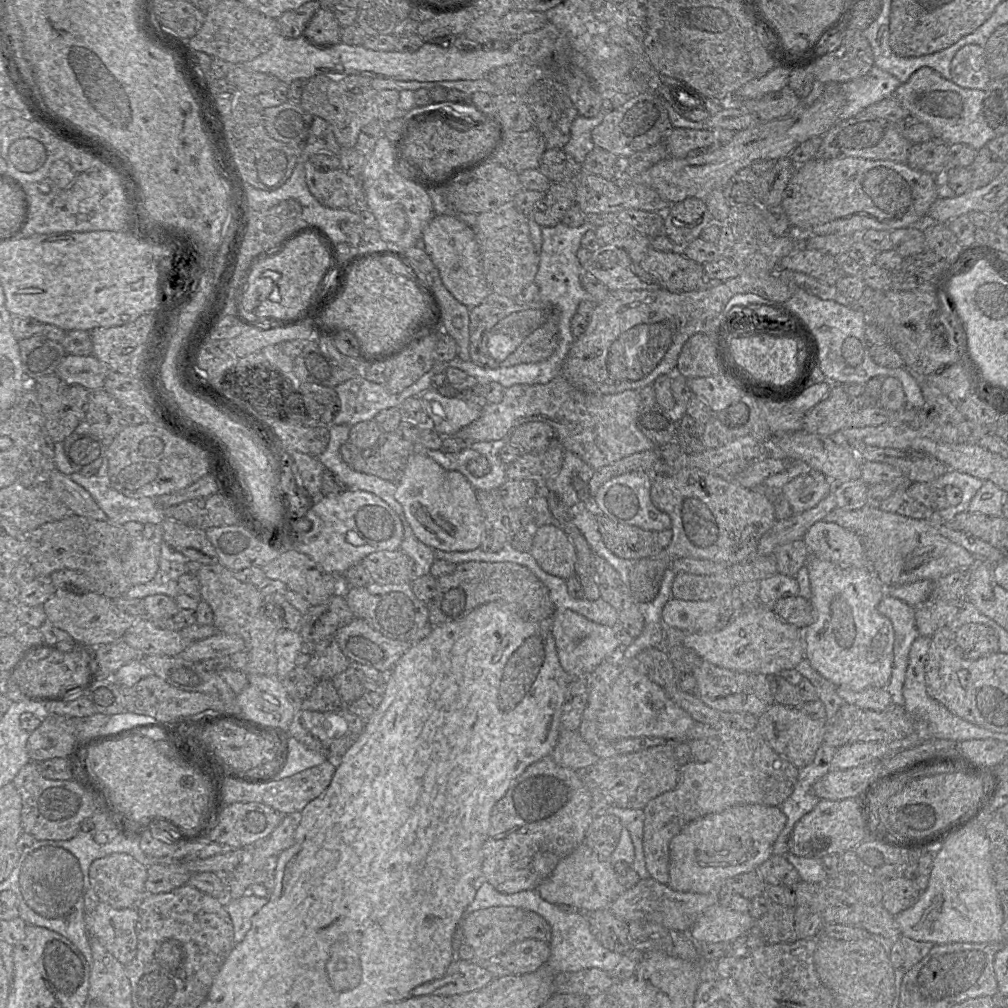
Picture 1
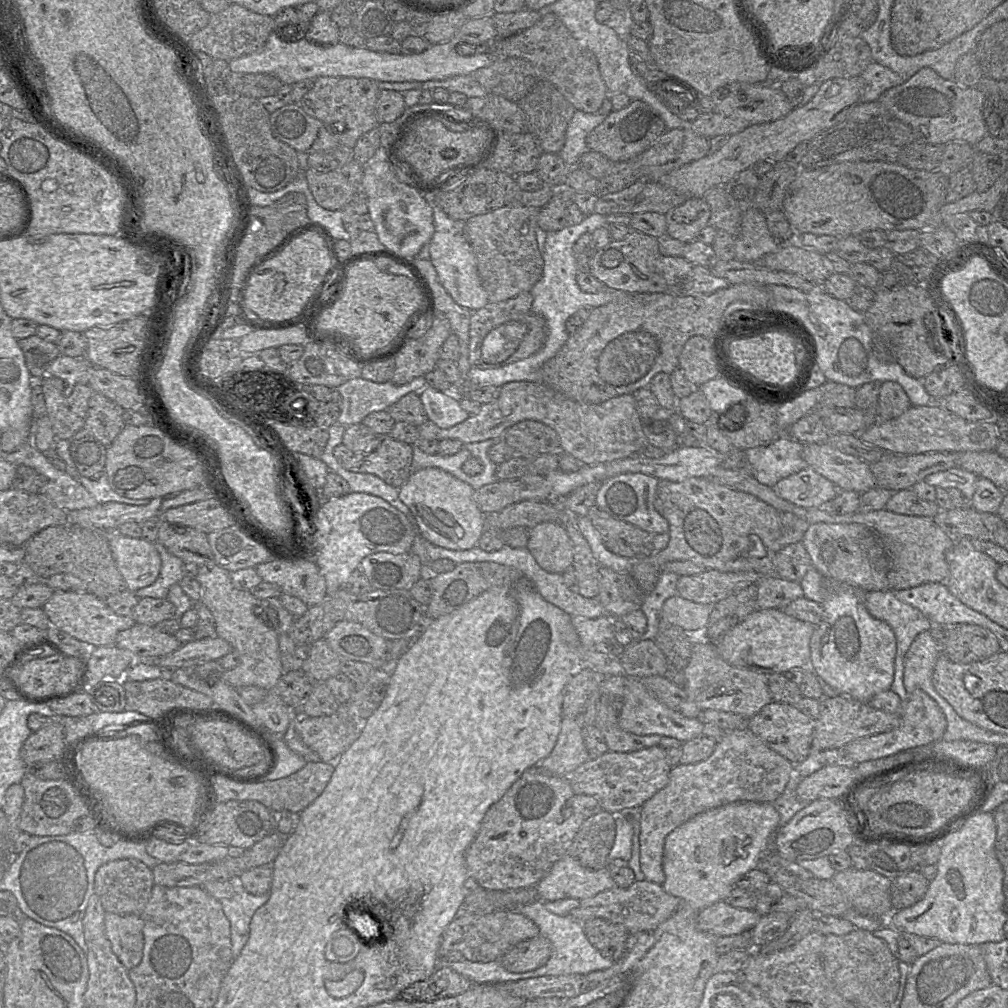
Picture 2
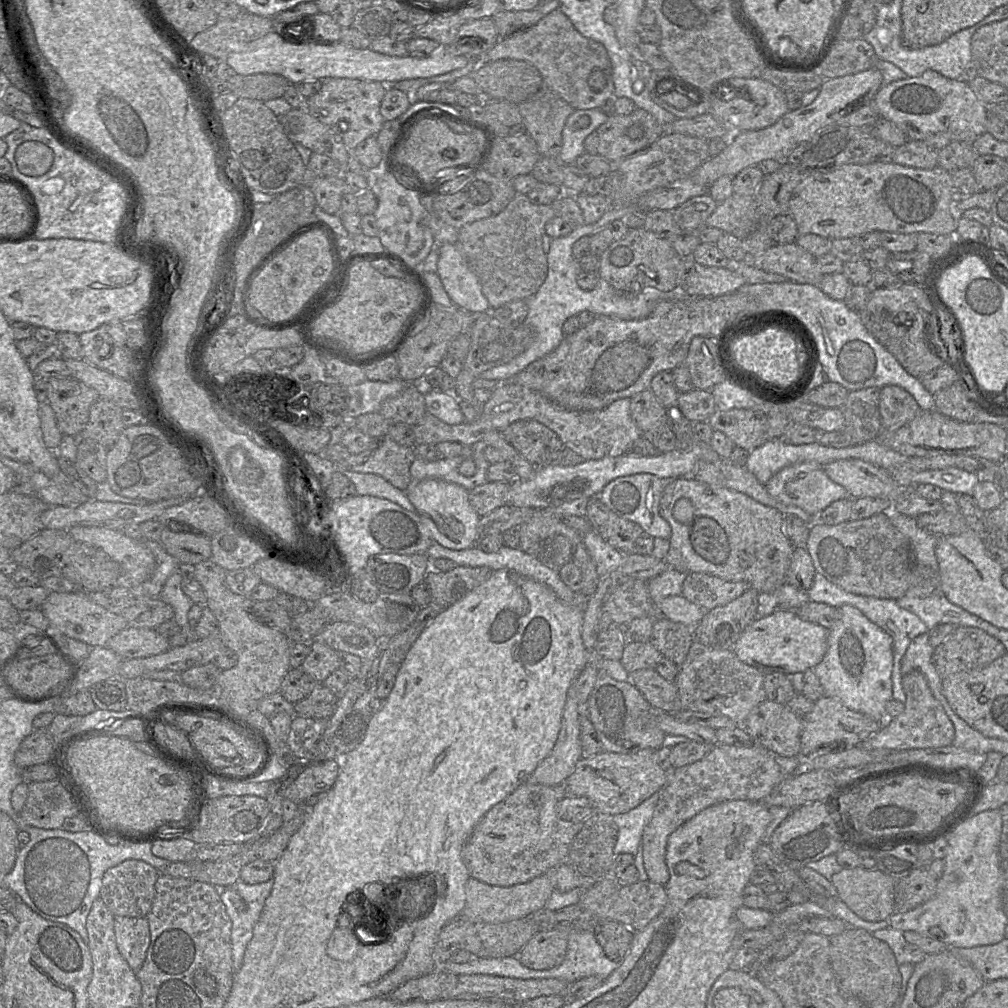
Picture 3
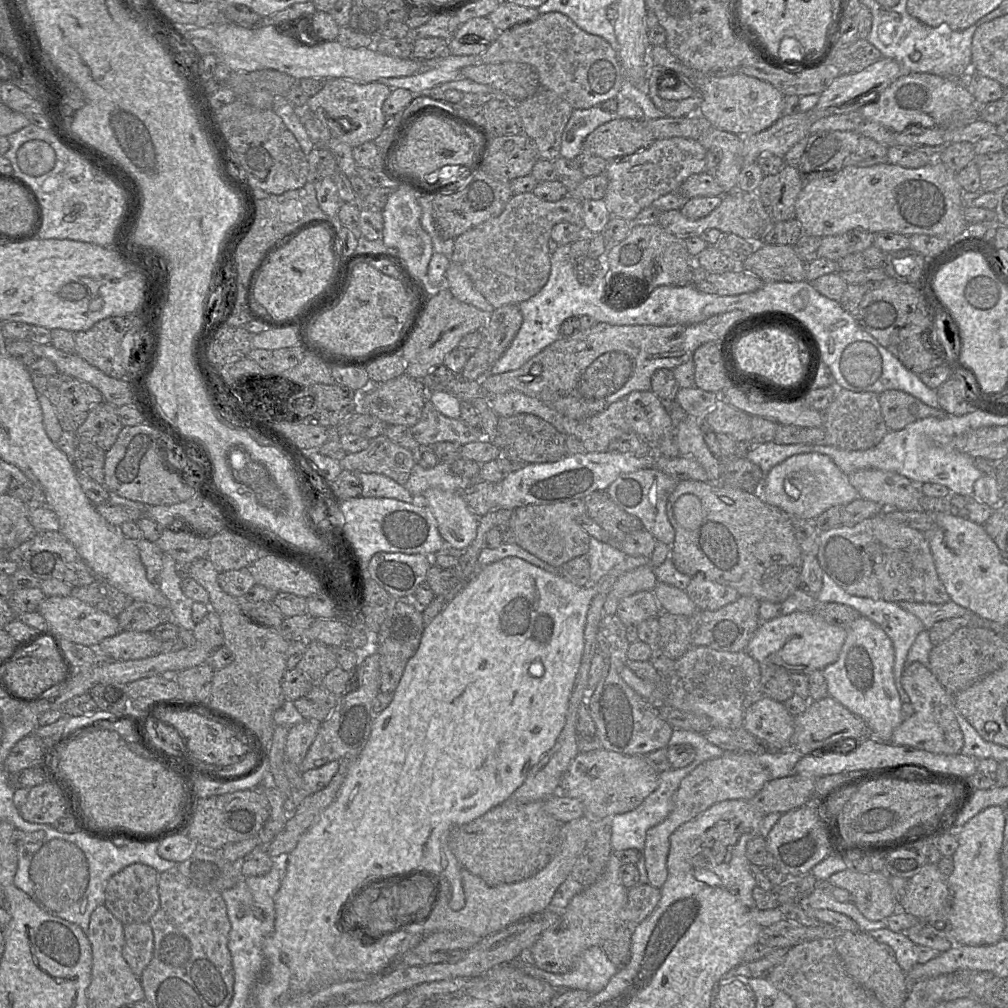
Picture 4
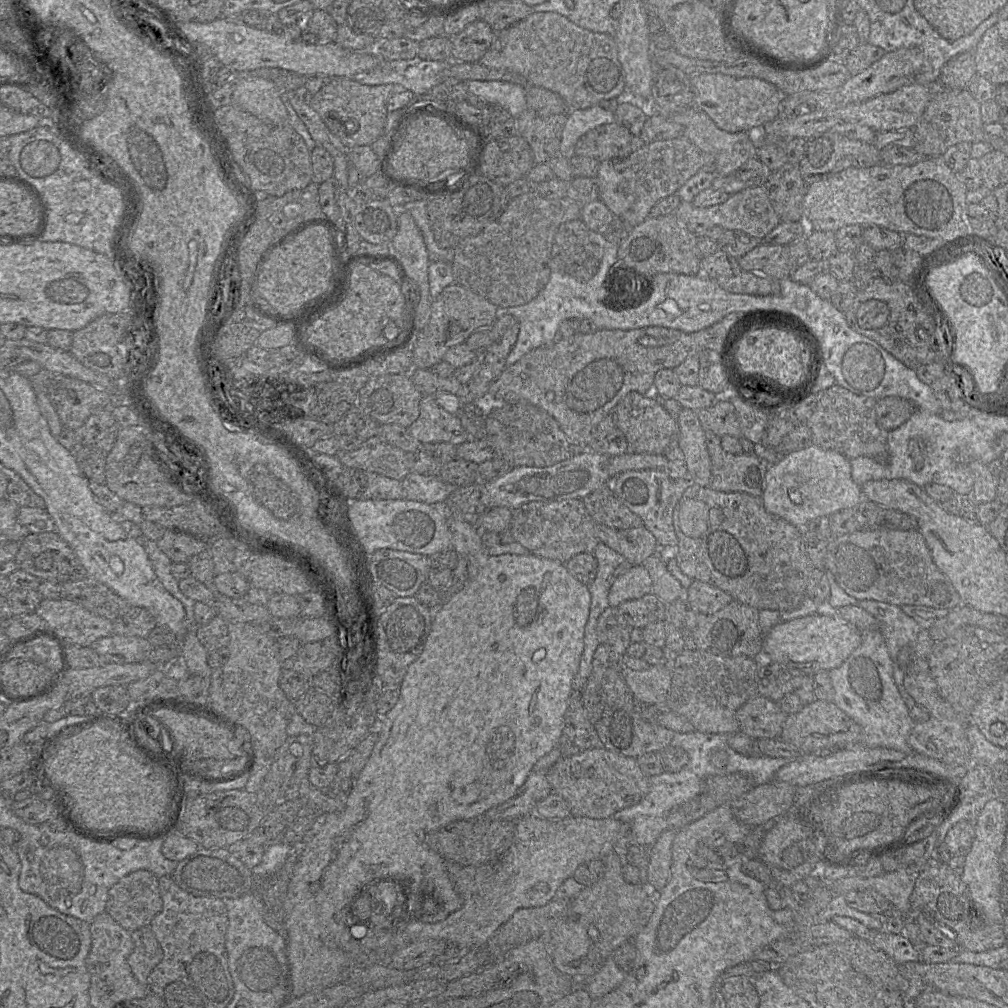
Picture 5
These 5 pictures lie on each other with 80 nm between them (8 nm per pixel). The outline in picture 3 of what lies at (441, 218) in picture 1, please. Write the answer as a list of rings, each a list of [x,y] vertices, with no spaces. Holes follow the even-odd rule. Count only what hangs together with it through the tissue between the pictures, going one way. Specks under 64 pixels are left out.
[[[456,244],[436,246],[437,274],[455,306],[471,313],[481,314],[491,309],[482,292],[478,277]]]

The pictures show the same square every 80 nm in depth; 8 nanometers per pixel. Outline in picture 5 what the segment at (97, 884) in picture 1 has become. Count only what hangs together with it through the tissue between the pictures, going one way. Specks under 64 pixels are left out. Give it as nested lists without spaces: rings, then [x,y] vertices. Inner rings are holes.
[[[147,870],[124,876],[110,888],[105,911],[129,932],[149,926],[162,909],[158,879]]]

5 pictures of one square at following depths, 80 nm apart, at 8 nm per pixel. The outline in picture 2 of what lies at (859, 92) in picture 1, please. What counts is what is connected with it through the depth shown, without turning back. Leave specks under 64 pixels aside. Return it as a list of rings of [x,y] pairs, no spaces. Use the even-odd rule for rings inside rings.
[[[871,62],[861,77],[864,80],[864,90],[859,103],[878,101],[886,90],[905,82],[899,74],[875,62]]]

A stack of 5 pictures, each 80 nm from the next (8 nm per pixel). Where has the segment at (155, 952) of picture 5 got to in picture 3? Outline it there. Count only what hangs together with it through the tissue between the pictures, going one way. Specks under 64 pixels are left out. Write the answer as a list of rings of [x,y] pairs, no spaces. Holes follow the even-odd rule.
[[[114,916],[114,932],[120,954],[137,972],[146,959],[151,940],[147,919]]]

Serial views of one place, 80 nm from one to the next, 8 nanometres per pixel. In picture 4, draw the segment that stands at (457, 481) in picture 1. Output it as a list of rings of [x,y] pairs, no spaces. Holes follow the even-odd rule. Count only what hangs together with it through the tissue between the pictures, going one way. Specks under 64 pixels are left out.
[[[430,488],[418,501],[431,510],[447,544],[464,550],[475,539],[479,518],[469,509],[462,492]]]

